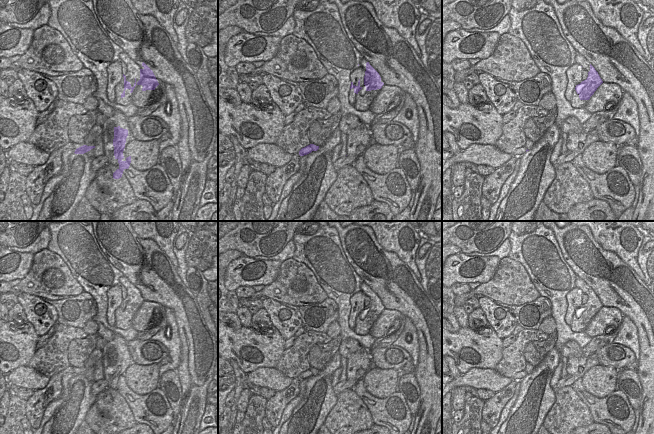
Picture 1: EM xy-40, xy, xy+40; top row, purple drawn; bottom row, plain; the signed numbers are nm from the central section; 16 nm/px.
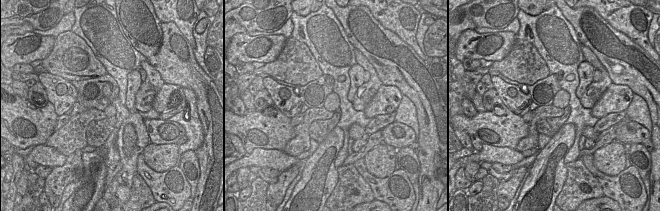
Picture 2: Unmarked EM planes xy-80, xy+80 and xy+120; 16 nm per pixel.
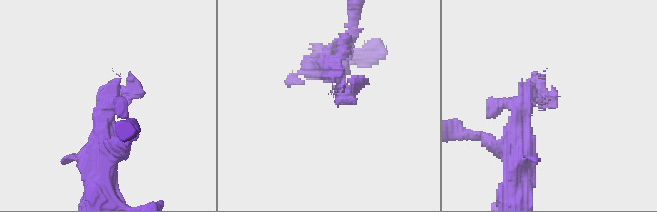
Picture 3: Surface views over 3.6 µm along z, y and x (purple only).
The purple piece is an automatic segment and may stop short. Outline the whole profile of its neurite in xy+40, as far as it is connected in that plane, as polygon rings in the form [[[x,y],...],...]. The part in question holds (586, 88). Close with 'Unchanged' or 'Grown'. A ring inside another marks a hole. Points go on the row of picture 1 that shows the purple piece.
[[[574,64],[567,70],[567,80],[569,81],[565,98],[571,101],[573,92],[576,91],[580,100],[589,100],[597,88],[603,83],[598,72],[590,64],[590,71],[586,80],[582,80],[583,68]]]. Grown

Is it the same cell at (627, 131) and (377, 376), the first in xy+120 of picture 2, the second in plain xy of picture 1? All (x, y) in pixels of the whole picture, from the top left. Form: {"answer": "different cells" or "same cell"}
{"answer": "different cells"}

